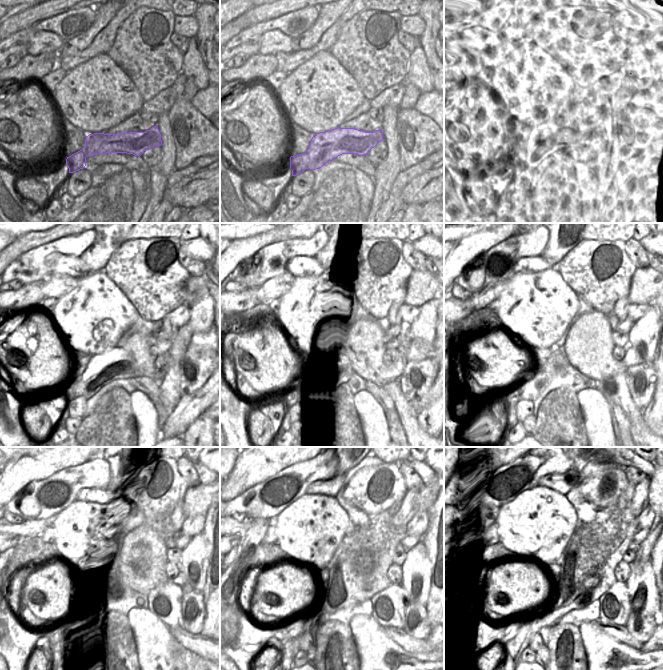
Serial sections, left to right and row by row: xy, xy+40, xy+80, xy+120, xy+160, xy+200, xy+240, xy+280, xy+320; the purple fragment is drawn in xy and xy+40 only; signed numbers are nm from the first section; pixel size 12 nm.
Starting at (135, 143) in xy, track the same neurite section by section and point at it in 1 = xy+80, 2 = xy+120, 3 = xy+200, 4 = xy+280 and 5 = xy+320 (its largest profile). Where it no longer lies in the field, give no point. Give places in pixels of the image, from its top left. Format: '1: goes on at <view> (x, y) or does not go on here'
1: goes on at xy+80 (565, 140)
2: goes on at xy+120 (116, 363)
3: goes on at xy+200 (530, 389)
4: goes on at xy+280 (294, 628)
5: goes on at xy+320 (512, 629)

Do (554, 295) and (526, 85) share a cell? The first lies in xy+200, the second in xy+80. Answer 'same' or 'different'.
same

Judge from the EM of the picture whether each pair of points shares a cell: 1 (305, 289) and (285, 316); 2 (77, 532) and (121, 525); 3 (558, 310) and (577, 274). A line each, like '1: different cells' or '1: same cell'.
1: same cell
2: same cell
3: different cells

